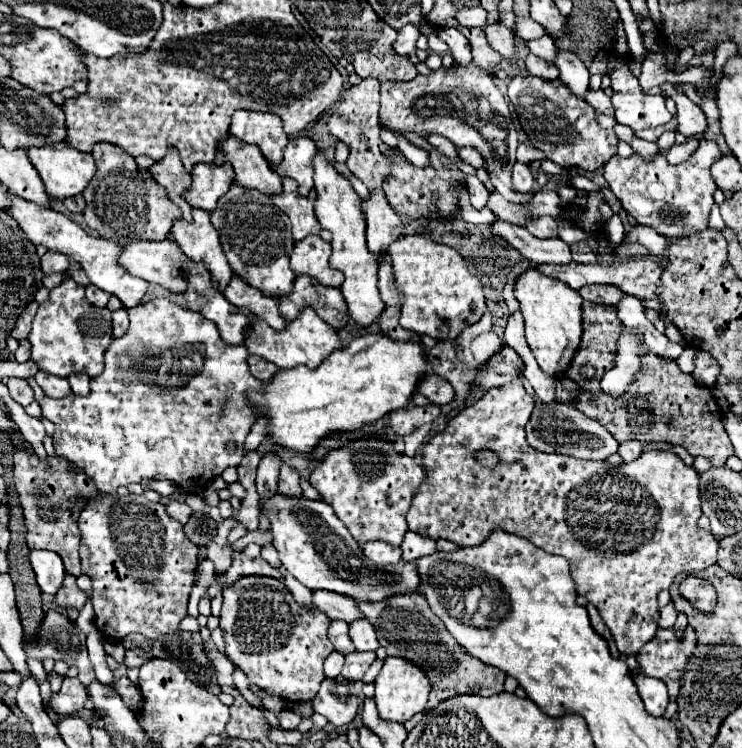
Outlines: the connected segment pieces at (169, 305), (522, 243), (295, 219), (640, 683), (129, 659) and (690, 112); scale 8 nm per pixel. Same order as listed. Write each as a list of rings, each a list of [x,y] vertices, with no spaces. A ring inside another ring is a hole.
[[[155,298],[155,300],[143,302],[141,306],[133,306],[127,312],[129,312],[129,320],[131,320],[129,332],[109,344],[109,348],[105,352],[105,370],[97,378],[91,380],[89,396],[81,398],[77,394],[69,394],[67,398],[59,398],[59,400],[43,398],[39,402],[43,416],[55,424],[53,444],[55,444],[57,456],[69,458],[75,466],[79,466],[95,482],[97,490],[109,492],[109,494],[115,494],[119,486],[127,486],[129,482],[141,482],[143,478],[171,480],[179,488],[199,488],[199,482],[209,482],[211,478],[219,476],[227,466],[239,466],[241,458],[245,456],[245,438],[257,418],[257,410],[253,410],[253,406],[249,406],[247,392],[259,390],[265,386],[261,380],[257,380],[249,374],[249,364],[247,364],[249,352],[245,350],[245,346],[231,346],[231,344],[221,342],[221,336],[217,334],[217,326],[213,326],[213,322],[209,322],[207,318],[201,318],[201,314],[187,310],[167,298]],[[229,440],[233,440],[237,444],[235,452],[225,450],[225,444]]]
[[[503,220],[493,222],[493,234],[505,238],[513,248],[521,252],[521,256],[529,258],[535,264],[569,264],[573,262],[571,258],[571,248],[567,242],[561,238],[551,238],[551,240],[541,240],[529,234],[523,226],[515,226]]]
[[[283,178],[281,194],[275,194],[271,198],[273,198],[273,204],[279,206],[289,216],[293,226],[293,238],[297,242],[309,234],[323,236],[323,240],[327,242],[331,240],[331,234],[321,228],[321,224],[313,214],[313,200],[315,200],[313,190],[309,192],[309,196],[301,196],[297,192],[297,182],[293,182],[293,178]]]
[[[635,674],[633,682],[637,686],[637,692],[645,704],[645,710],[651,716],[663,716],[667,704],[669,704],[669,696],[667,696],[667,686],[665,682],[657,680],[657,678],[649,678],[645,674]]]
[[[141,648],[127,650],[127,652],[125,652],[125,660],[123,660],[123,664],[125,664],[127,668],[139,668],[139,666],[145,662],[145,658],[151,658],[151,654],[145,652],[145,650],[141,650]]]
[[[669,90],[669,96],[677,104],[677,116],[679,116],[677,132],[681,132],[683,136],[697,136],[709,130],[707,118],[697,104],[693,104],[685,94],[679,94],[675,90]]]

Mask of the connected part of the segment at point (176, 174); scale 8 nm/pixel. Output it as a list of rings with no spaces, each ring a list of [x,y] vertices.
[[[169,148],[169,154],[165,154],[161,162],[155,162],[153,166],[149,166],[149,172],[163,188],[167,188],[169,198],[181,208],[183,218],[191,220],[191,206],[189,202],[185,202],[185,196],[183,196],[185,188],[189,188],[191,184],[191,174],[185,170],[185,166],[181,166],[181,158],[177,150]]]

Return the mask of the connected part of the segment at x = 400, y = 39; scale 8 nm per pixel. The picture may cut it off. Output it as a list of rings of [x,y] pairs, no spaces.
[[[405,24],[399,30],[399,36],[397,36],[395,44],[393,44],[395,52],[397,54],[411,54],[411,52],[415,52],[420,62],[424,62],[428,56],[428,51],[417,49],[417,46],[415,46],[417,38],[419,38],[419,28],[413,26],[413,24]]]

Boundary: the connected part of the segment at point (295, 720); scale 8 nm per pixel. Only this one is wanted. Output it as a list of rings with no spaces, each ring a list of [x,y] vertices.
[[[281,710],[281,712],[277,712],[277,720],[279,720],[281,728],[285,728],[285,730],[293,730],[293,728],[297,728],[297,726],[301,724],[301,718],[295,716],[291,710]]]

